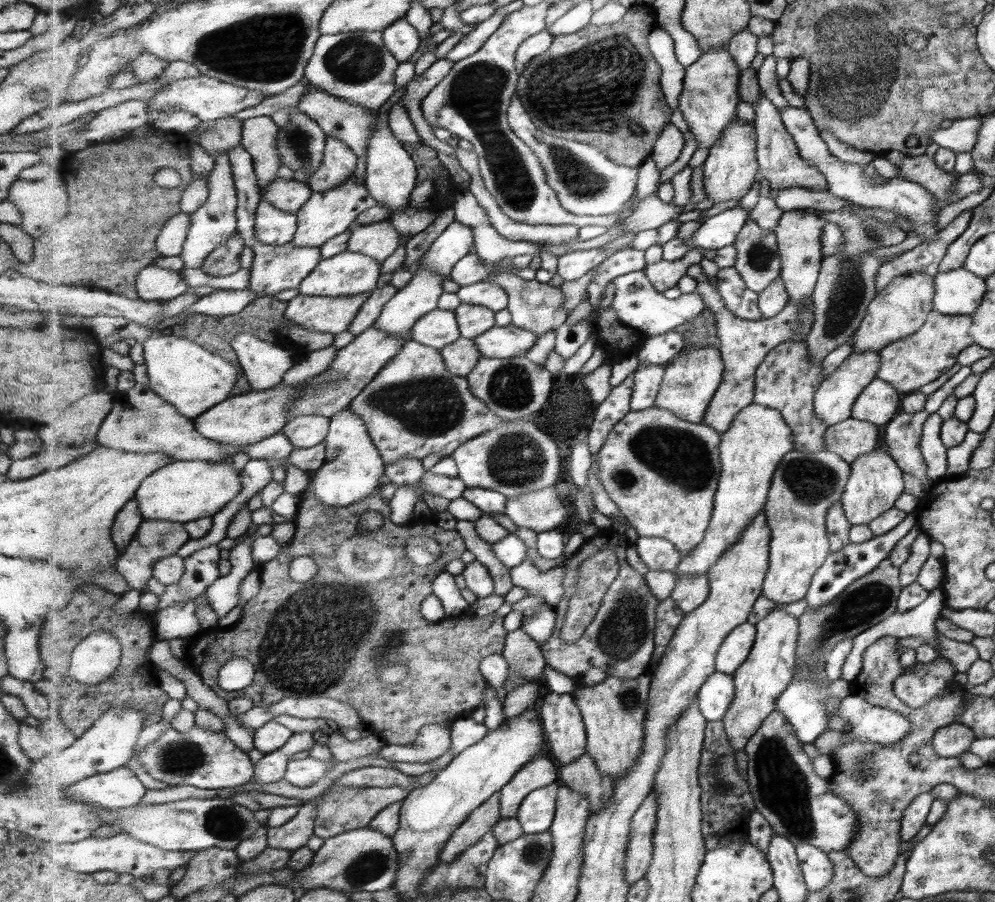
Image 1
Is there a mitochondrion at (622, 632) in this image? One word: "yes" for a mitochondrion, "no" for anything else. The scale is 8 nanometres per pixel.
yes

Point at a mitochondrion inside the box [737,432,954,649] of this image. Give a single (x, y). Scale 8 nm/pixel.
(809, 480)

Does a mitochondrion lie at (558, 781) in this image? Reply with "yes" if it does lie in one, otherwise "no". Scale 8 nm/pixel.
no

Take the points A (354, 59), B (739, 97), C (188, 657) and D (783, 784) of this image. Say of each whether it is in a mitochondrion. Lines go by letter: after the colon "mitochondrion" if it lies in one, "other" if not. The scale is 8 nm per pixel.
A: mitochondrion
B: other
C: other
D: mitochondrion

